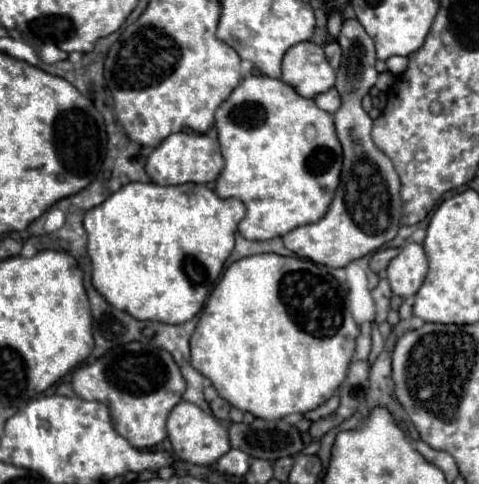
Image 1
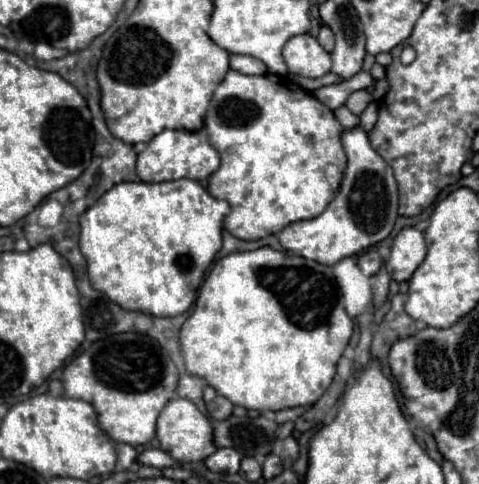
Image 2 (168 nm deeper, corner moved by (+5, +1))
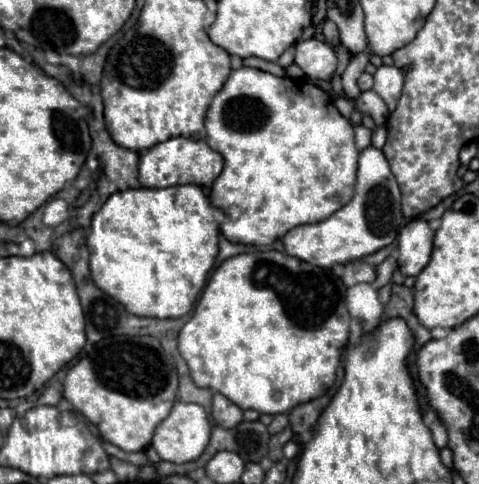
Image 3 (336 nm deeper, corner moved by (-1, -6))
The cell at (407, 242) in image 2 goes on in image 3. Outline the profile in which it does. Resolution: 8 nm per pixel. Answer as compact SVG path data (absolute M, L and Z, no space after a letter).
M414 218L402 228L398 238L398 250L400 250L398 266L404 276L420 274L420 270L430 260L432 242L434 242L434 230L422 218Z

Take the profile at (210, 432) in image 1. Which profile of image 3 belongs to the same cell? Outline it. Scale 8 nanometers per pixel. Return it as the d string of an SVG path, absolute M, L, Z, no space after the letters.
M176 402L172 406L172 412L168 414L168 418L158 424L154 438L152 438L152 448L158 452L158 456L162 460L168 460L174 464L186 464L186 462L196 460L204 452L204 448L208 446L208 440L210 440L210 430L212 430L212 426L200 404Z

